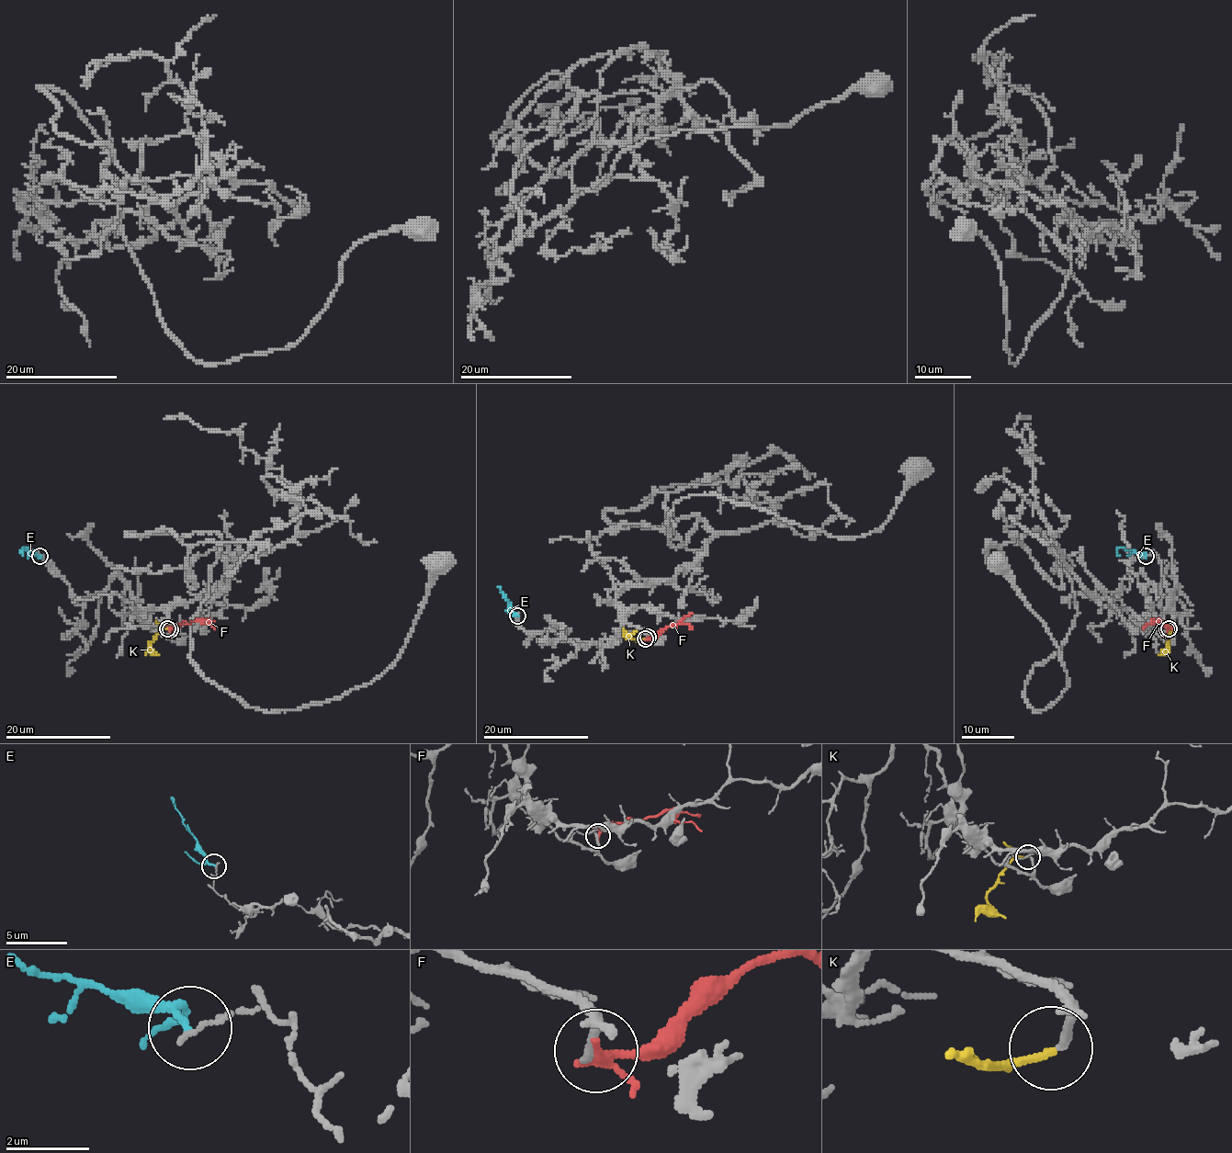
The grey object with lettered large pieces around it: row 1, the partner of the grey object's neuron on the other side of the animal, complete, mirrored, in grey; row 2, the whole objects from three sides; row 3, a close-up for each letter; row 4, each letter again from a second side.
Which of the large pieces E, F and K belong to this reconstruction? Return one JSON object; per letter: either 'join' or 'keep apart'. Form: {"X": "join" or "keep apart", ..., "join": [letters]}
{"E": "keep apart", "F": "keep apart", "K": "join", "join": ["K"]}

